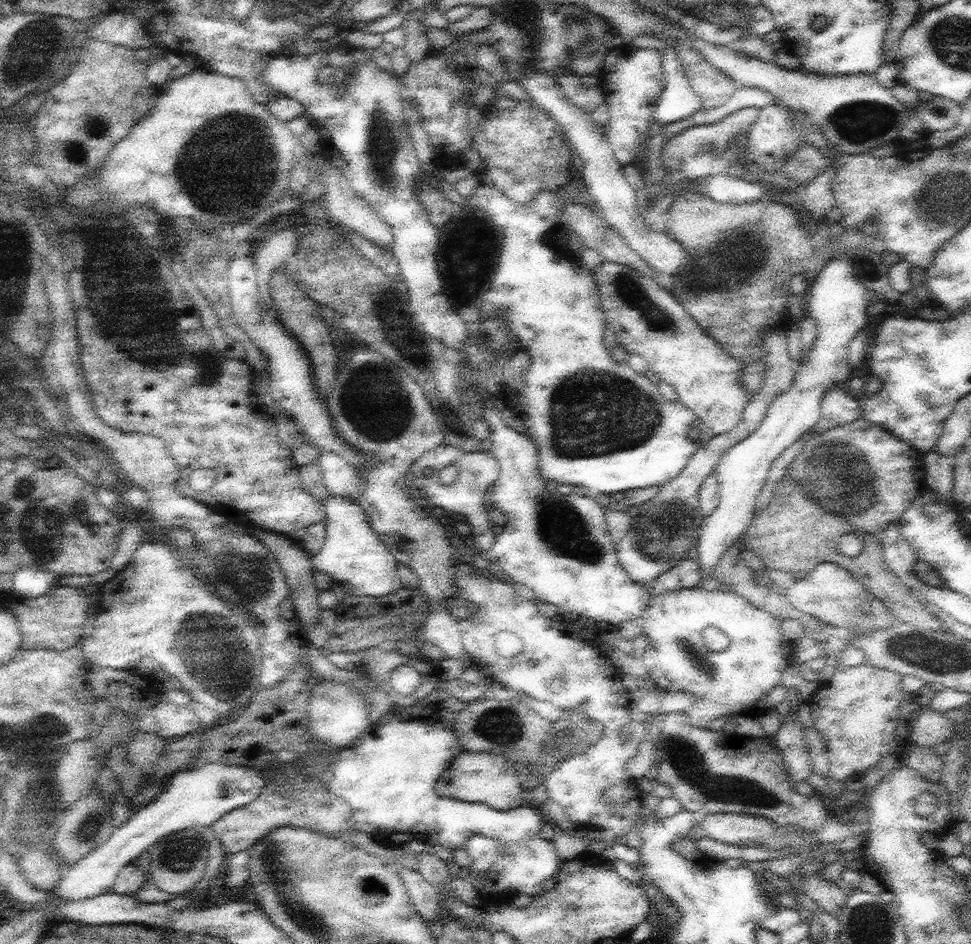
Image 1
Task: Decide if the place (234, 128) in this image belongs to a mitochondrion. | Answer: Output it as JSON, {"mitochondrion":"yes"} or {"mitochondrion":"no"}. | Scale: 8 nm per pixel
{"mitochondrion":"yes"}

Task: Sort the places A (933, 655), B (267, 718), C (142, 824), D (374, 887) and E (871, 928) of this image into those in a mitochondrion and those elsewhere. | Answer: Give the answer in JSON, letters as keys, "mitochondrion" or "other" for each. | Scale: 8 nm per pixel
{"A":"mitochondrion","B":"other","C":"other","D":"mitochondrion","E":"mitochondrion"}

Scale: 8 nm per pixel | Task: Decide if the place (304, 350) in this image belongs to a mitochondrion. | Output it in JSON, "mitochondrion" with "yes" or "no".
{"mitochondrion":"no"}

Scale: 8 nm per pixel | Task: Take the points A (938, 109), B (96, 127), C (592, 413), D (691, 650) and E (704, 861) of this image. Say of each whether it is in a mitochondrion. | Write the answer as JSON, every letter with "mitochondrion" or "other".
{"A":"mitochondrion","B":"mitochondrion","C":"mitochondrion","D":"mitochondrion","E":"other"}

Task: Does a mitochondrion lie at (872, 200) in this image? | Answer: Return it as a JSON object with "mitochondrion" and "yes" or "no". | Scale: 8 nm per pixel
{"mitochondrion":"no"}

